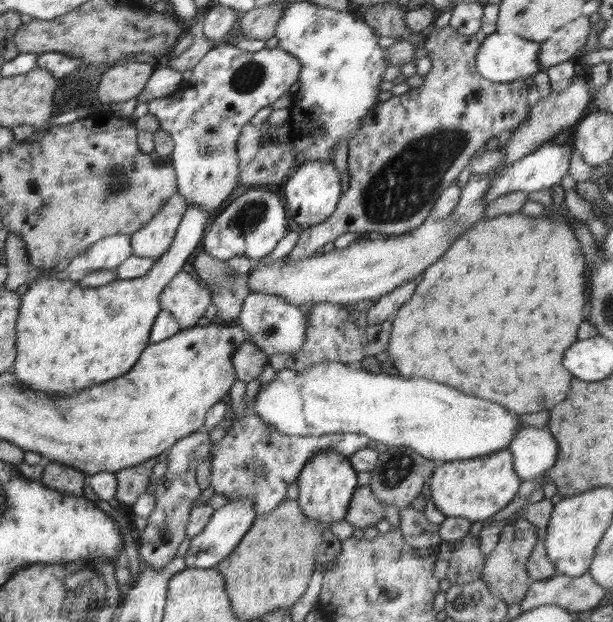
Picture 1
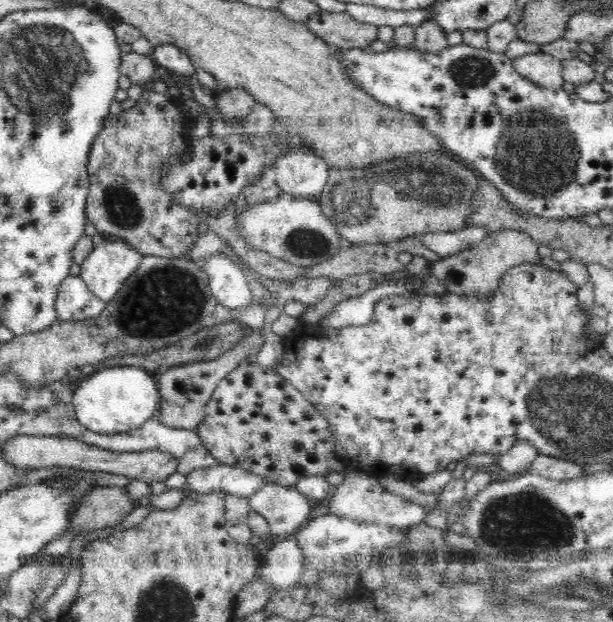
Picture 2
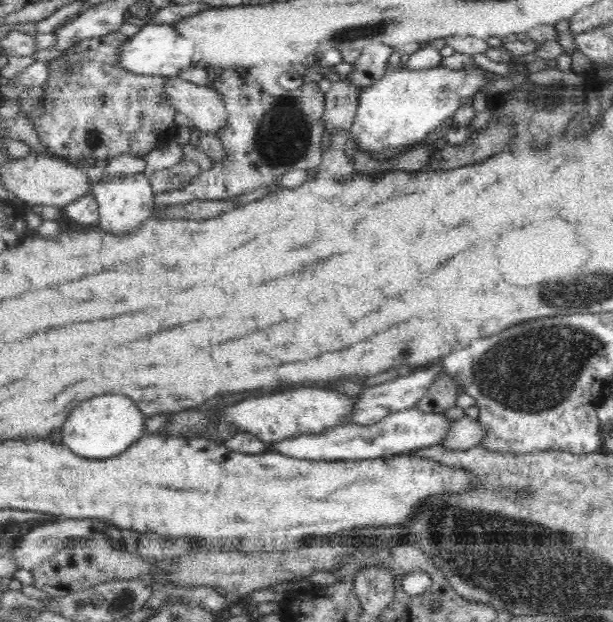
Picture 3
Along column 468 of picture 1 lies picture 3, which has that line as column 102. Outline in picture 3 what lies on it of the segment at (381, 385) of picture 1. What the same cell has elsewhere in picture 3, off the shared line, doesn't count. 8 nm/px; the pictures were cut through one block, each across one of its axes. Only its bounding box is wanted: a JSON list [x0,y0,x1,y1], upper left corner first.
[62,394,149,459]

